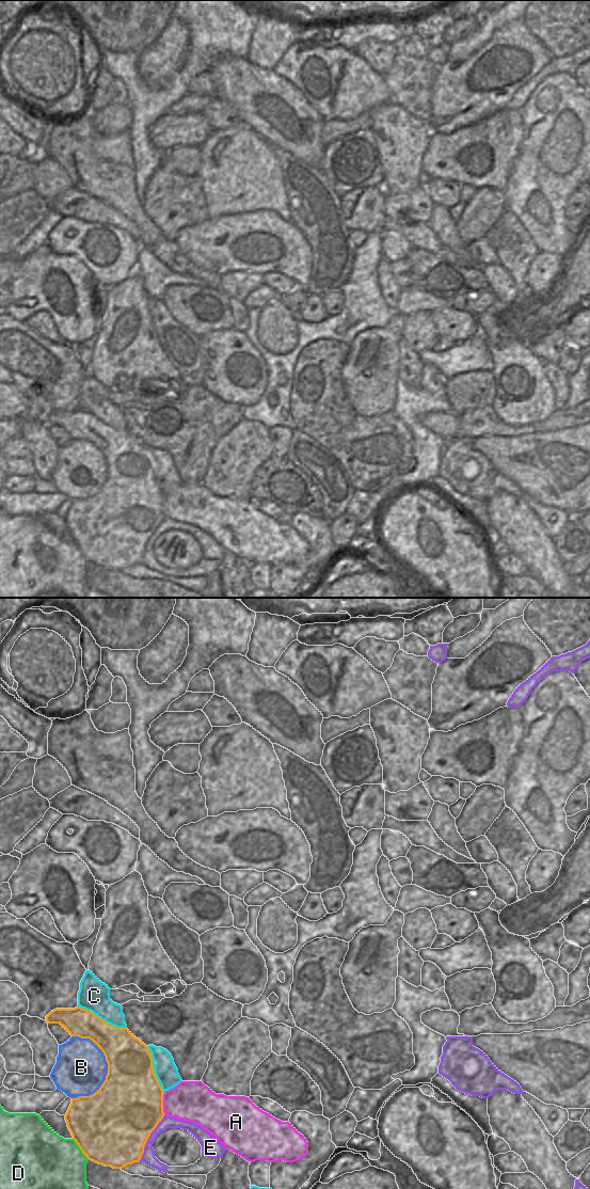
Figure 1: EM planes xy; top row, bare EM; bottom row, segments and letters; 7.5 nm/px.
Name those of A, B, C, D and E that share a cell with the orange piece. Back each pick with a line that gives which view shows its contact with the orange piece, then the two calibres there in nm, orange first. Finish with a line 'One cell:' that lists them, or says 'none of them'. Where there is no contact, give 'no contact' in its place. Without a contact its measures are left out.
One cell: none of them

